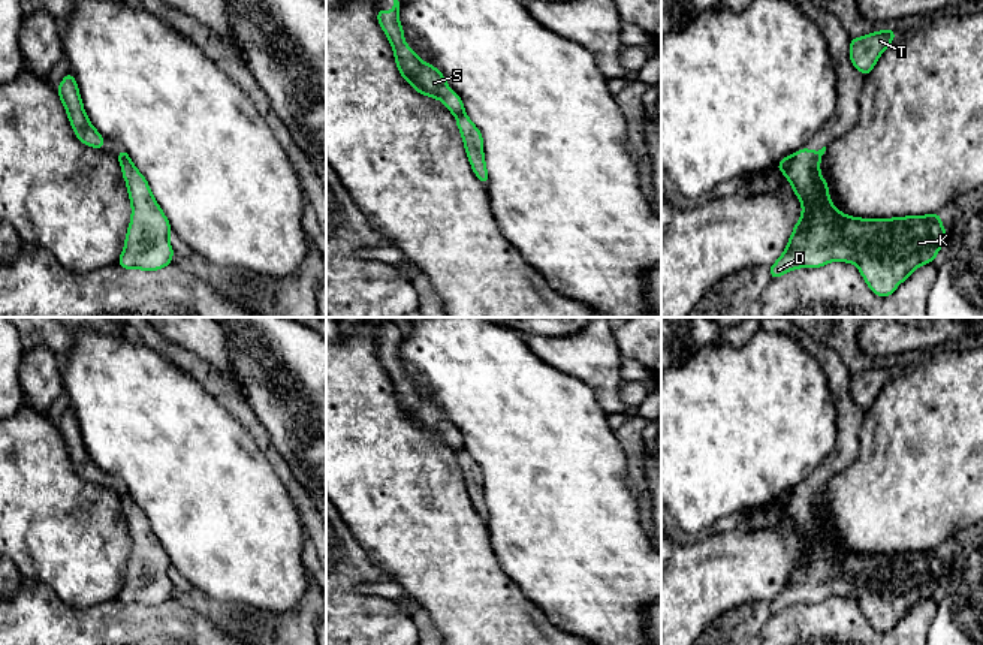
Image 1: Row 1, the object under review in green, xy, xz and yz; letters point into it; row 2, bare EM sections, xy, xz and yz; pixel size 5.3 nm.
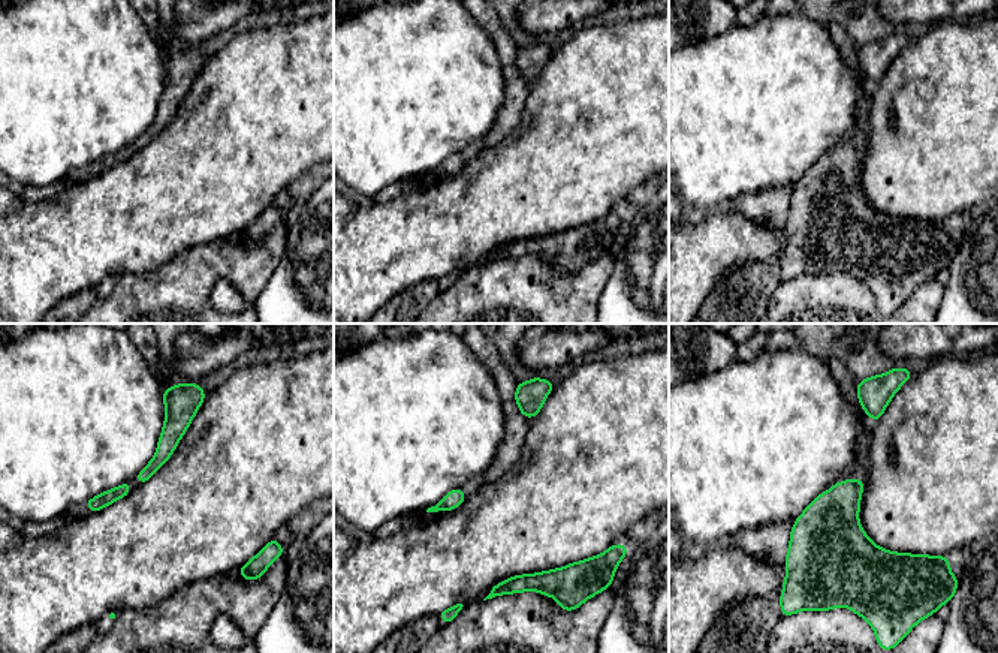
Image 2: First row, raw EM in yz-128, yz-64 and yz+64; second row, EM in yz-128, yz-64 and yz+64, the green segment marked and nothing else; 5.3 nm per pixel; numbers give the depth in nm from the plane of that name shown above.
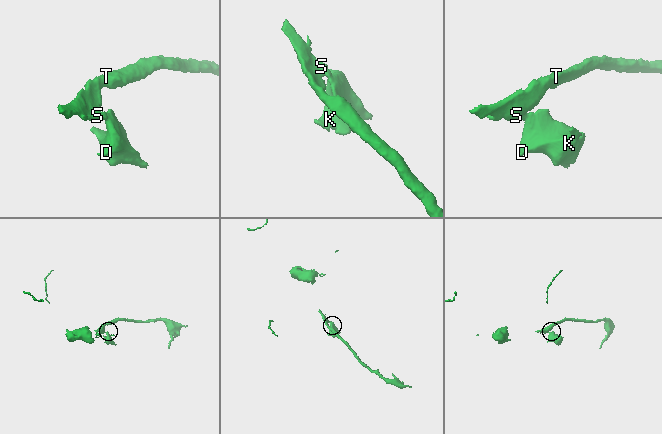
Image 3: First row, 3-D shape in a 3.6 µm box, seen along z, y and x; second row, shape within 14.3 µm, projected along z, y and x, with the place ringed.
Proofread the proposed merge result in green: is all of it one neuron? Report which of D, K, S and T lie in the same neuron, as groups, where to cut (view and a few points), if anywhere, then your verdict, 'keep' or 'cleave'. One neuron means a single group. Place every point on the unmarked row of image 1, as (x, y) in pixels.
D K / S T; cut in yz along (795, 490), (784, 508); cleave

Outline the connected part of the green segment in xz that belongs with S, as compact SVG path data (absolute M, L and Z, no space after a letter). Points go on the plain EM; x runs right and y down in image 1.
M393 326L392 335L392 347L388 349L380 343L377 346L377 356L392 379L395 397L401 412L413 421L417 428L441 435L455 452L459 452L465 447L461 432L449 424L443 409L438 404L426 397L422 397L404 377L404 367L398 355L401 337L398 335L396 326Z

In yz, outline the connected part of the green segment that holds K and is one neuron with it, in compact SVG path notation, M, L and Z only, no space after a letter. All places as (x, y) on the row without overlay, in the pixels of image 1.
M826 482L817 488L811 486L809 483L796 486L791 498L784 507L797 534L802 537L802 552L797 555L784 588L769 603L771 614L778 614L796 603L820 603L833 596L841 596L854 599L859 603L859 608L874 630L890 632L916 603L934 597L941 579L947 575L949 570L944 567L940 549L935 548L929 551L908 551L896 554L857 554L842 549L830 539L829 522L826 515L820 510L820 492L824 489L824 486Z

